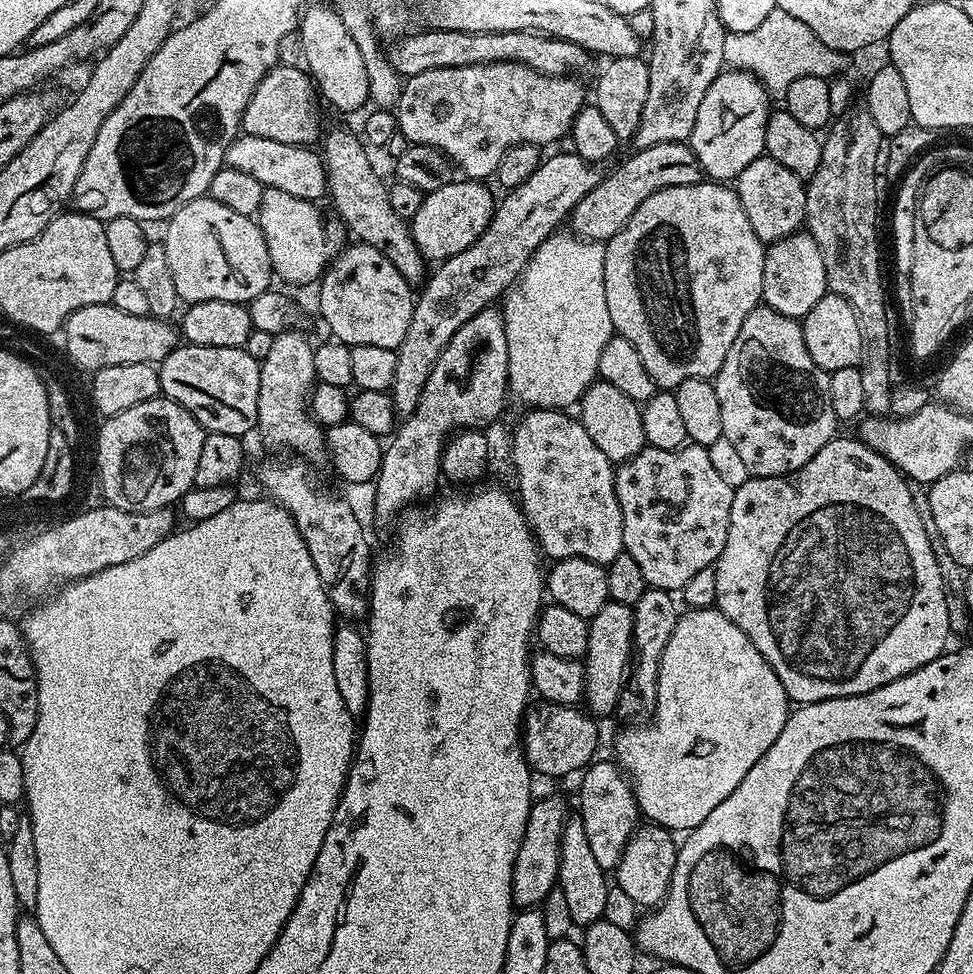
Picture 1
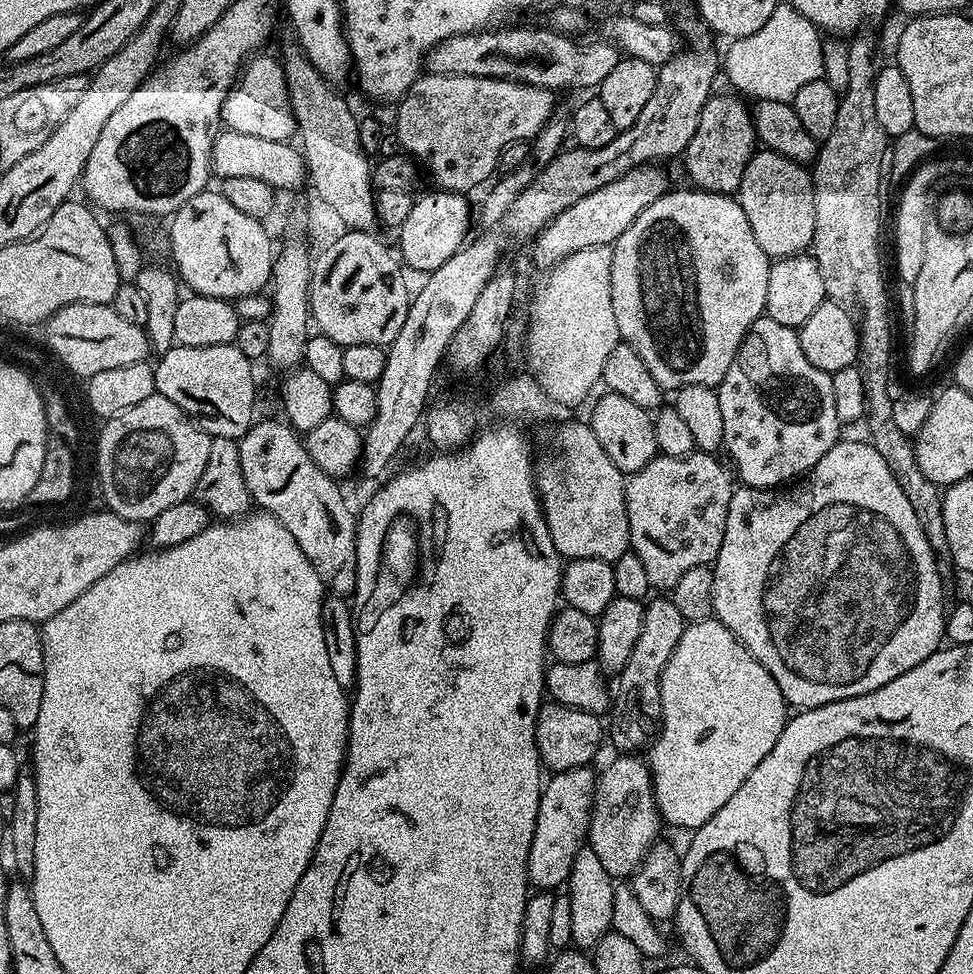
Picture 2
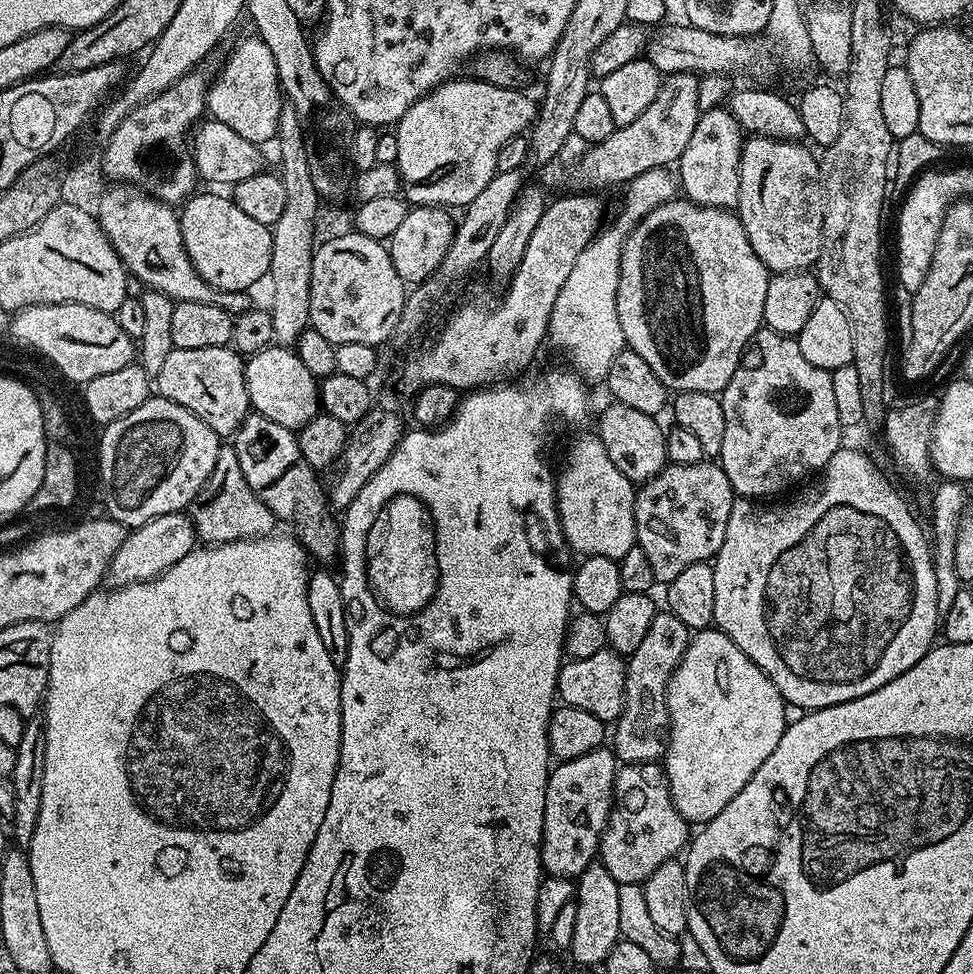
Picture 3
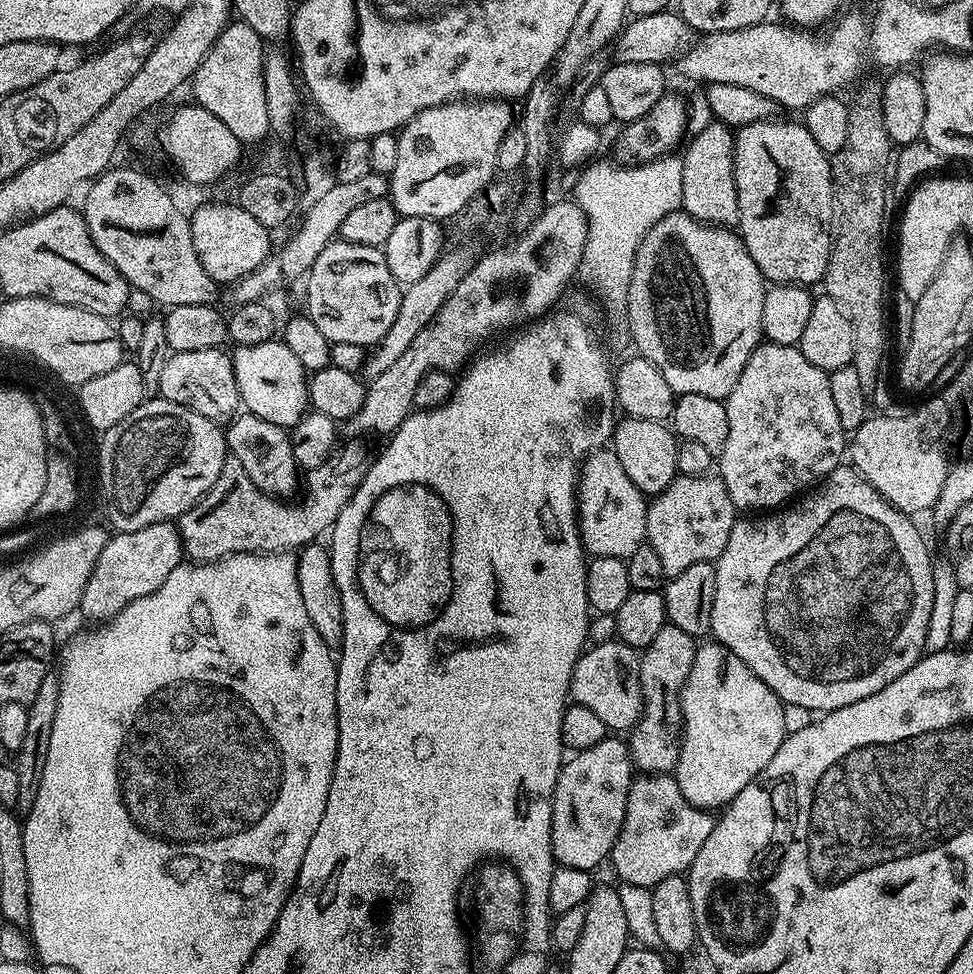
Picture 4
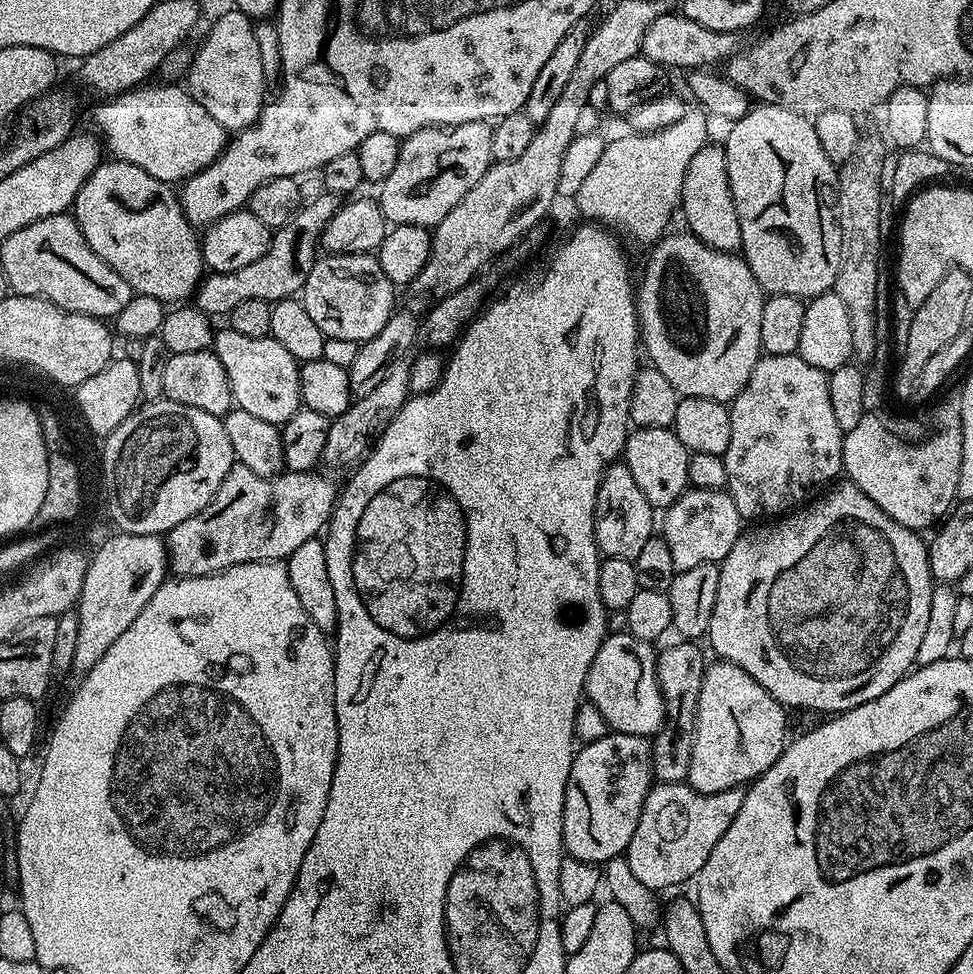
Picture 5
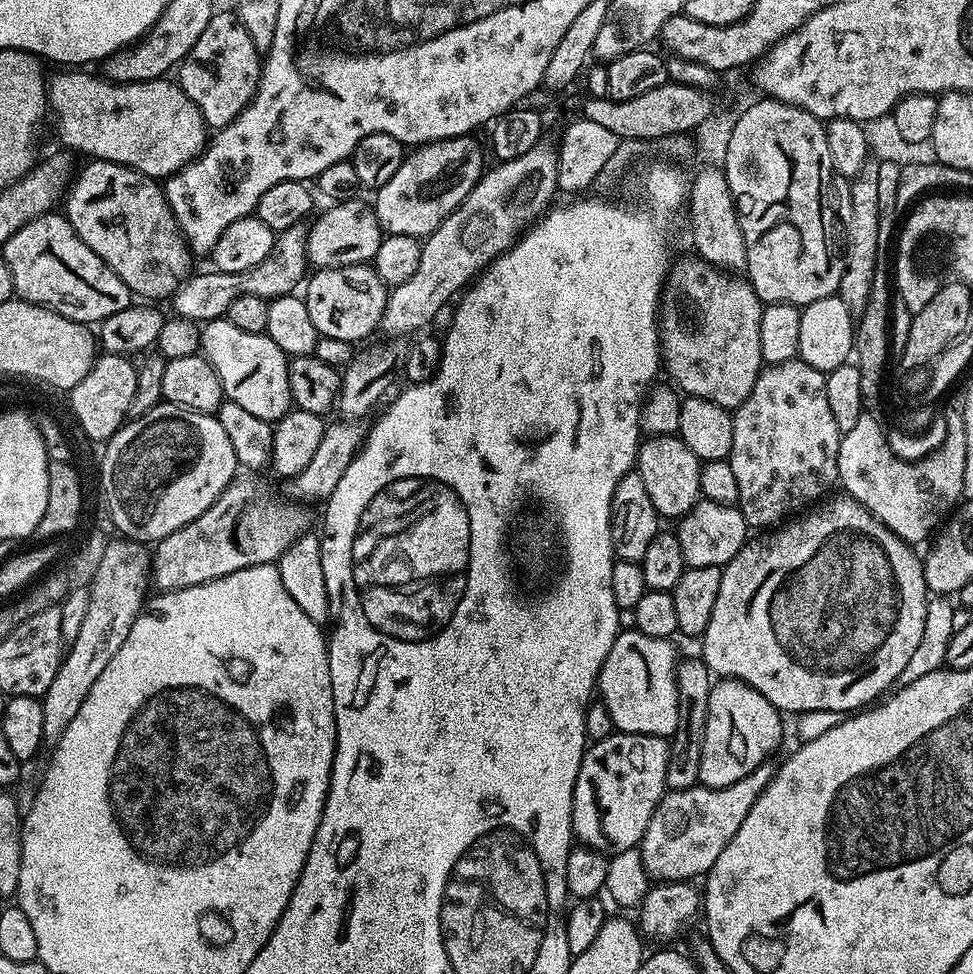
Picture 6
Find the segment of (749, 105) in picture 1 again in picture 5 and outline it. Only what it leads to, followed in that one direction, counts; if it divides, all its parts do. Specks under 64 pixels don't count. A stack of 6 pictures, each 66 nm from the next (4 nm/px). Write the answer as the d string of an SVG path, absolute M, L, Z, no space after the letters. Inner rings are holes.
M719 143L705 144L702 150L698 150L698 154L694 154L690 166L686 166L680 208L688 223L685 224L687 231L697 236L706 246L719 252L736 252L740 248L742 230L726 174L726 154Z

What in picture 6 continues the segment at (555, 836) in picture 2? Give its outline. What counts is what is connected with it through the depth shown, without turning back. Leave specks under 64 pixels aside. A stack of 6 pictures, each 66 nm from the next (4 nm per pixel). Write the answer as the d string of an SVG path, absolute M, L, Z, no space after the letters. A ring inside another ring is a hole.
M613 731L611 736L589 743L584 750L582 766L578 766L578 778L574 782L574 798L572 799L572 834L583 847L593 848L605 854L615 854L622 850L630 850L639 845L640 840L646 834L646 826L650 826L650 818L658 806L658 802L664 797L668 788L666 782L666 762L670 758L670 744L663 736L647 736L646 734L634 734L633 732Z

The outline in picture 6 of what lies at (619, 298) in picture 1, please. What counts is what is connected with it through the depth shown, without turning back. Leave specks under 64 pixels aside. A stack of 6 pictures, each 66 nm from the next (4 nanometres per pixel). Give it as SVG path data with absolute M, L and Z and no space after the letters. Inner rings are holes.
M692 254L682 257L677 264L675 261L669 267L668 278L664 281L658 313L662 364L666 372L672 375L671 383L681 393L718 402L718 406L729 410L746 402L764 364L758 342L761 311L758 294L754 294L747 279L729 278Z

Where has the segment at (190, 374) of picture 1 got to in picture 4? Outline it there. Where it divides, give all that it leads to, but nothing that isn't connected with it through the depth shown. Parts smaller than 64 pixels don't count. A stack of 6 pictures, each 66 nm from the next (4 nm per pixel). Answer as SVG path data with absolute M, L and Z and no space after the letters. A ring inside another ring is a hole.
M223 347L208 348L202 350L190 350L186 353L172 352L168 357L166 366L162 366L162 382L159 395L170 402L178 402L178 406L186 406L202 418L210 418L213 422L223 425L231 421L241 411L240 391L238 382L234 378L234 366L231 355Z

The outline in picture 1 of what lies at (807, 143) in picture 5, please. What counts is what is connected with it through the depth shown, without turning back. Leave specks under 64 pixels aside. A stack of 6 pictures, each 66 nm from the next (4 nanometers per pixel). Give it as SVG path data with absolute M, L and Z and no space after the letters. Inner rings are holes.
M767 154L760 156L736 177L734 187L740 195L742 210L746 210L746 218L750 218L750 226L754 226L754 234L758 234L765 245L801 231L808 189L802 177L786 170L782 162L774 162Z

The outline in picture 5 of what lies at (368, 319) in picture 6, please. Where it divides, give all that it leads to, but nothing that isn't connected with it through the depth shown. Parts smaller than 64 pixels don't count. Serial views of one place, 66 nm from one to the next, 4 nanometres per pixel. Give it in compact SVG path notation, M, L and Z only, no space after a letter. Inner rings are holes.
M363 252L362 254L342 254L333 256L324 254L317 259L315 266L310 270L302 289L302 302L306 306L306 314L318 325L318 330L326 338L350 338L357 342L363 342L374 338L382 326L394 314L397 289L386 278L379 259L375 255Z

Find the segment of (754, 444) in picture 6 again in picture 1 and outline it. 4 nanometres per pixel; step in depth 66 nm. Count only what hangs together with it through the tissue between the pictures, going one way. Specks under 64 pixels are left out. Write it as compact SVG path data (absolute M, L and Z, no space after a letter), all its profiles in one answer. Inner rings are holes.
M758 306L746 314L746 322L742 322L742 330L738 330L738 338L734 338L734 346L730 346L730 351L726 354L726 362L722 362L722 370L714 378L716 393L718 394L718 407L722 410L722 430L724 431L723 439L728 440L730 447L736 451L736 456L740 459L742 467L748 471L749 477L753 476L789 476L791 472L797 472L826 442L830 442L837 435L838 421L834 414L834 406L830 403L830 375L823 372L816 365L814 358L810 358L810 350L806 350L806 338L804 337L803 323L795 316L778 314L778 310L767 306Z

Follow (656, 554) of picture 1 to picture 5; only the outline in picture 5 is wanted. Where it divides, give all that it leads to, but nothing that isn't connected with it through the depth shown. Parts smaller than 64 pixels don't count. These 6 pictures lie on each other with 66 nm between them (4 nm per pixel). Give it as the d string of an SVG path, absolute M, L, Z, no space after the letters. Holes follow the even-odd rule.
M689 487L663 513L662 535L670 554L674 557L677 572L690 570L690 566L723 562L734 550L742 531L742 521L738 506L734 506L731 496L724 490L702 490Z

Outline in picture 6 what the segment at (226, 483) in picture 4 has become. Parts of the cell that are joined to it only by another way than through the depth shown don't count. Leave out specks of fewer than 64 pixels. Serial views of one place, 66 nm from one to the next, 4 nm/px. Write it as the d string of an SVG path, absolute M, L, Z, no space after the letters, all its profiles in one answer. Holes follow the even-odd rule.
M237 478L194 522L174 530L155 545L150 556L150 580L160 592L198 586L234 570L246 570L259 564L276 564L292 543L309 531L308 512L303 503L275 500L252 480Z

